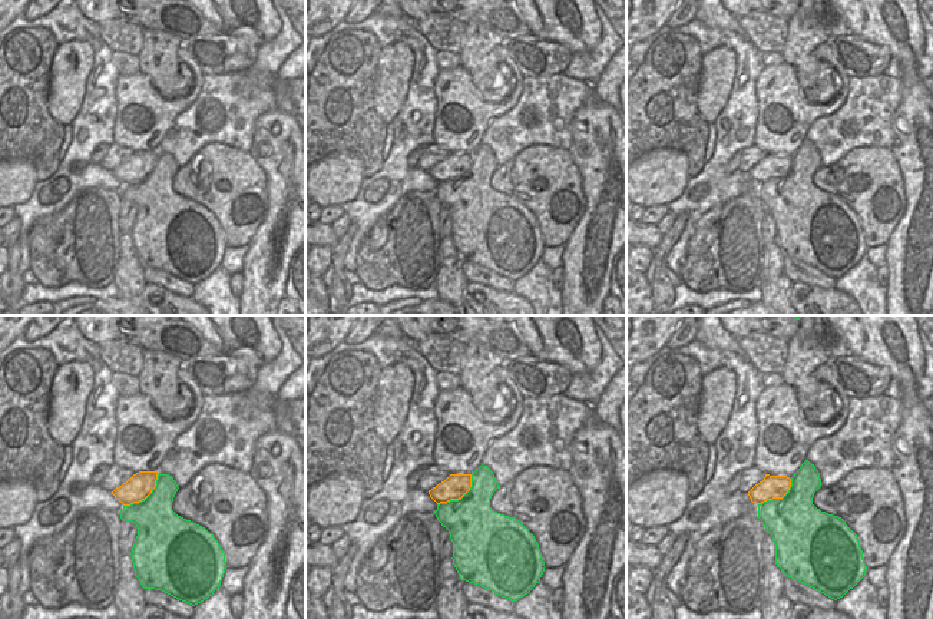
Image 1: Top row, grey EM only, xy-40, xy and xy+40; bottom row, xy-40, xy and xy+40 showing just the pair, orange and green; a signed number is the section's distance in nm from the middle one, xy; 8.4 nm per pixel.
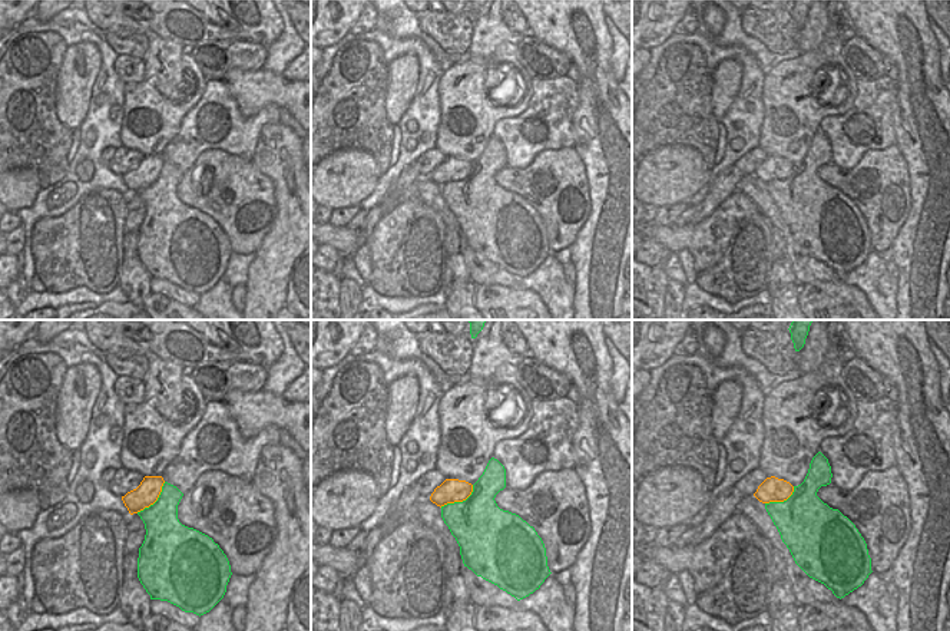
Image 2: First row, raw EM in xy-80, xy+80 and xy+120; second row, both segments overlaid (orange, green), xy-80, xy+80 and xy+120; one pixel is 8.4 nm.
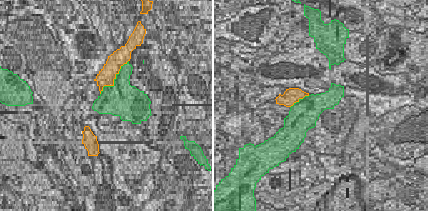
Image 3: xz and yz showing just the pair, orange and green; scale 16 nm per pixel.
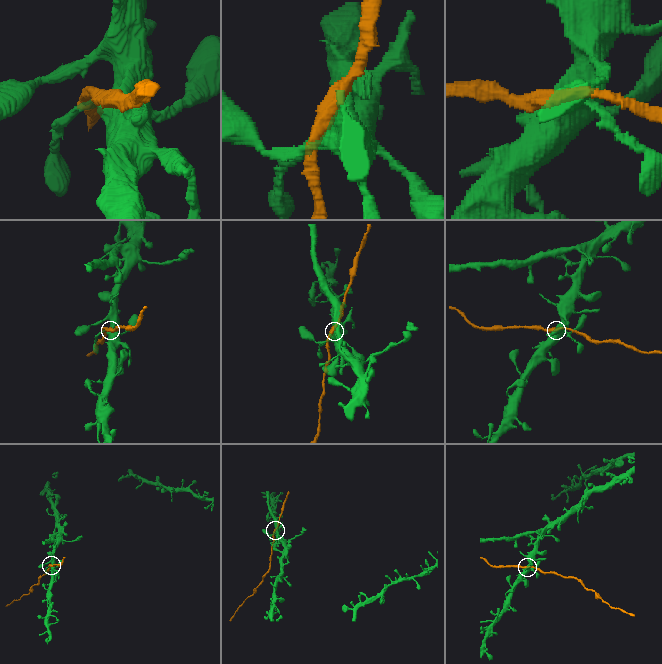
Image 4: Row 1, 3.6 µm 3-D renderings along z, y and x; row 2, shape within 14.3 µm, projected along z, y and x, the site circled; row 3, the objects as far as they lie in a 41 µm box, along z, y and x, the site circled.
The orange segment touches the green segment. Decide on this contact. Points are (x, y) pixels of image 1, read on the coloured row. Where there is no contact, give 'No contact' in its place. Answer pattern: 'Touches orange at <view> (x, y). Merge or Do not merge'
Touches orange at xy (460, 497). Merge.

